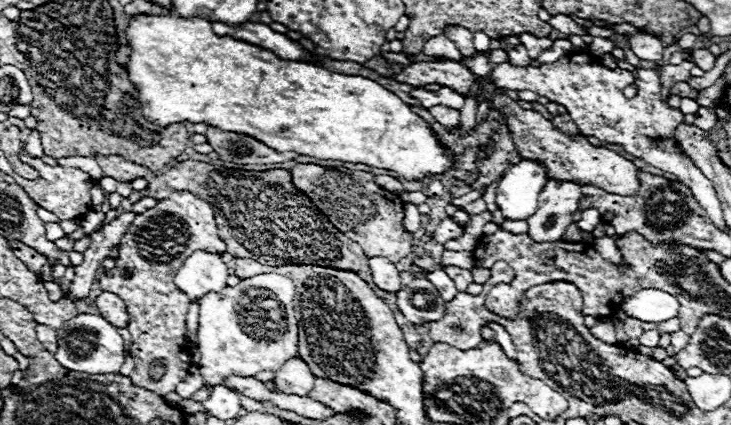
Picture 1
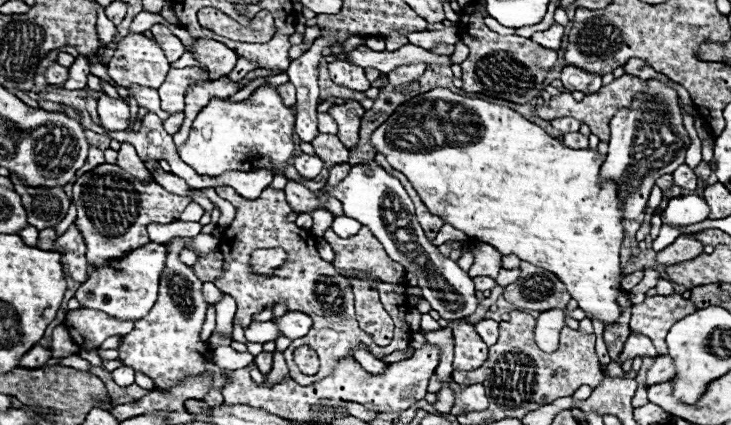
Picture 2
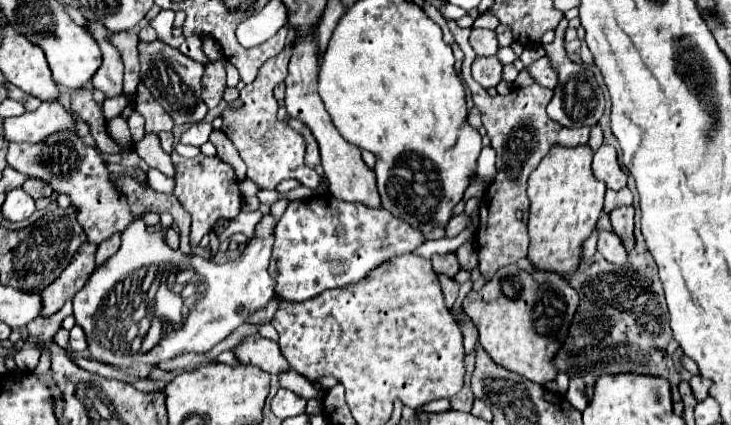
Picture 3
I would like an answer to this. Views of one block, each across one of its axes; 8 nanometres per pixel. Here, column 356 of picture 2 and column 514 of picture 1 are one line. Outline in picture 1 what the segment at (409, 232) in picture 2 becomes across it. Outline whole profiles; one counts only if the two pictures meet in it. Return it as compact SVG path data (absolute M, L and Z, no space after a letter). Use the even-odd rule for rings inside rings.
M520 160L502 174L496 188L496 204L506 220L526 220L538 208L538 194L548 182L544 166L534 160Z

